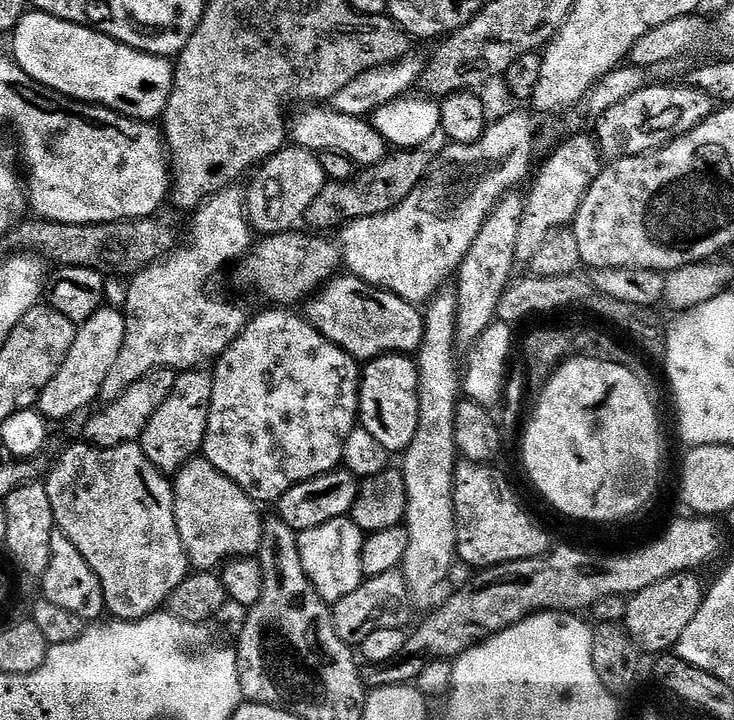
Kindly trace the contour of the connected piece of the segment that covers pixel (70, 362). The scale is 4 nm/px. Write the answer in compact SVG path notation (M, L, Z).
M119 307L99 308L85 324L79 325L74 346L70 346L70 354L66 354L66 362L58 370L58 374L54 374L46 390L42 390L38 405L41 416L48 422L64 420L67 416L82 411L87 404L95 405L100 400L102 382L106 382L106 374L110 374L110 366L114 366L125 338L126 322Z

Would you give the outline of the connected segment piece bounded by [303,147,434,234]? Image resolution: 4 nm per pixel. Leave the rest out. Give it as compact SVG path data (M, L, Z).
M427 147L396 150L382 162L357 171L352 180L328 180L322 190L318 190L318 198L310 202L303 223L309 224L307 227L317 233L328 234L331 228L339 230L352 220L374 218L378 214L394 210L402 202L406 202L406 198L410 198L412 191L428 172L434 159L433 153L428 151Z

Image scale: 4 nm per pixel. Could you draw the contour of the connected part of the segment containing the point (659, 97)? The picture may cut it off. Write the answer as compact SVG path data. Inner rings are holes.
M646 86L638 94L630 94L610 110L599 113L594 131L594 140L601 157L609 161L620 160L623 156L641 156L644 152L653 152L672 140L691 130L695 124L701 124L714 111L714 101L702 90L691 86L684 88L652 88Z

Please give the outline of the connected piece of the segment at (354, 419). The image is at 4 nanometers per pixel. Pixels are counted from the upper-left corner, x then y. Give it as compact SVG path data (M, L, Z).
M268 310L261 316L256 316L247 321L244 331L240 337L233 342L215 361L212 381L214 382L214 394L212 395L212 405L208 415L208 429L204 435L204 446L202 449L203 459L208 460L226 478L230 478L240 487L251 500L257 505L275 505L277 500L286 494L294 486L306 482L310 478L318 478L327 472L335 472L341 467L344 458L344 447L346 438L358 427L358 417L360 415L360 377L362 375L361 365L344 348L339 348L334 342L327 340L319 332L312 321L303 315L295 316L292 310Z

